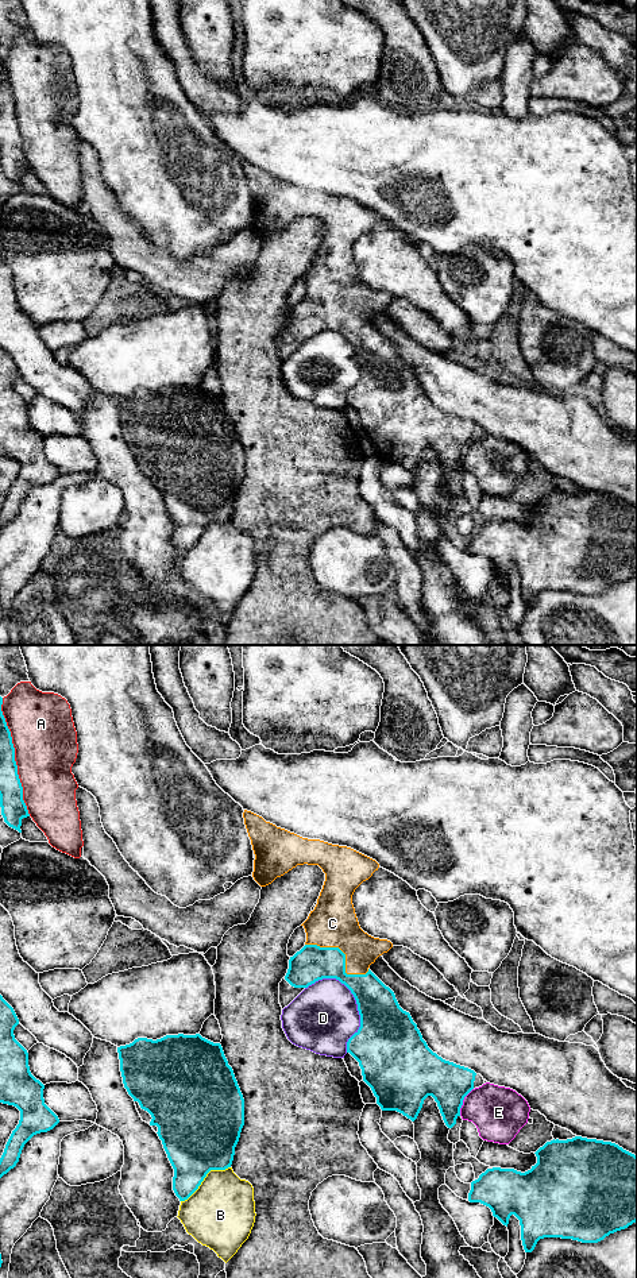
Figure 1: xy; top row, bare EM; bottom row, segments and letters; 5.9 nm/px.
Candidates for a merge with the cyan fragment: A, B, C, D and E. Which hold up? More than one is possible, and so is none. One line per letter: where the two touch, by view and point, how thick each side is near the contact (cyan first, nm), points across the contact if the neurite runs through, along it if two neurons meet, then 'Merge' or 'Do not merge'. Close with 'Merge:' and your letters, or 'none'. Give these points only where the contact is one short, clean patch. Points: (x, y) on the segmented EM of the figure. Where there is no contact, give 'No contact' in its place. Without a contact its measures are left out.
A: Touches cyan at xy (14, 757). Thickness 140 nm (cyan) against 380 nm. Do not merge
B: Touches cyan at xy (204, 1177). Thickness 440 nm (cyan) against 400 nm. Do not merge
C: Touches cyan at xy (344, 956). Thickness 220 nm (cyan) against 280 nm. Path across: xy (312, 962), (324, 956), (344, 956), (335, 945), (332, 923). Merge
D: Touches cyan at xy (358, 1006). Thickness 360 nm (cyan) against 400 nm. Do not merge
E: Touches cyan at xy (462, 1101). Thickness 240 nm (cyan) against 320 nm. Do not merge
Merge: C

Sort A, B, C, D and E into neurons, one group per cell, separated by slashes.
A / B / C / D / E

